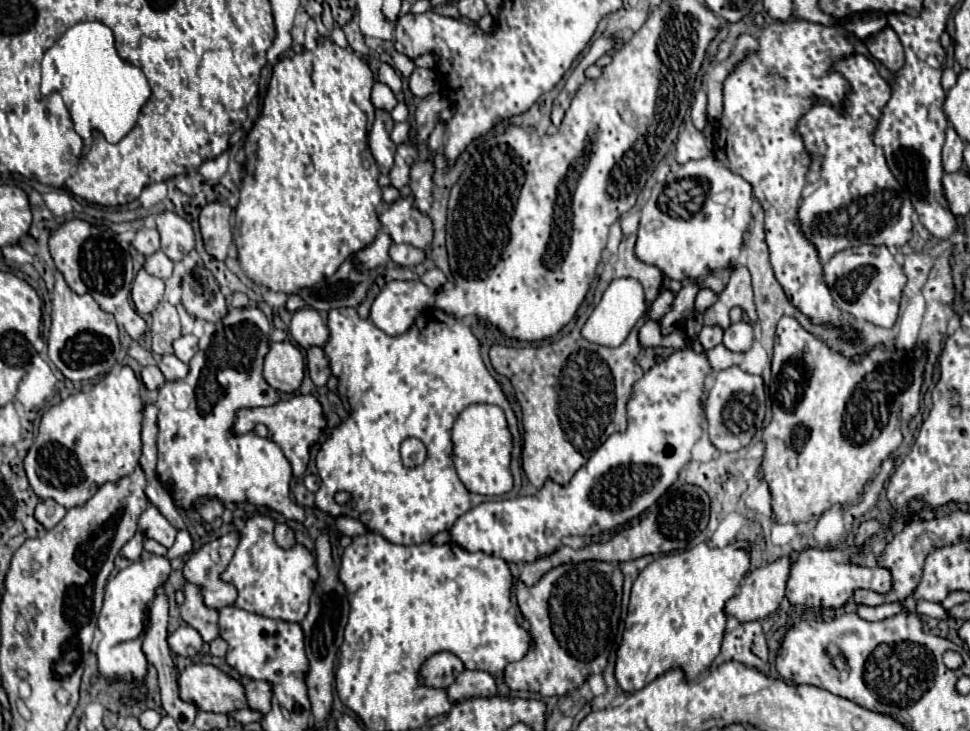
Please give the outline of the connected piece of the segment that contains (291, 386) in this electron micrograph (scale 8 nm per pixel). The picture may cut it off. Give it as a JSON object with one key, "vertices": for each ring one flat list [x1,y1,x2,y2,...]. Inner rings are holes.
{"vertices":[[290,341,270,343,264,359,264,379,282,393,294,393,304,379,304,357]]}

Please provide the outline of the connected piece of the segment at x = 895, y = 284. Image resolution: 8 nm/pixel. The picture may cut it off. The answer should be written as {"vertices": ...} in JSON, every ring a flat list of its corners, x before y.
{"vertices":[[860,245,836,253,824,265,824,279,836,305,844,313,880,327,892,327,896,323,906,275,884,245]]}

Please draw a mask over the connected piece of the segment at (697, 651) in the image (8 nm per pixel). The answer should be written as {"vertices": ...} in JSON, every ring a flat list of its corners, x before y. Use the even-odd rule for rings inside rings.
{"vertices":[[700,543,696,547,669,554,671,555,662,555,660,559,652,561,636,577,632,585,628,615,624,621,624,635,616,651,616,667,614,667,616,683,624,693,634,693,646,687,658,675,676,667,680,667,684,671,686,681,692,683,706,667,710,667,710,663,718,655,724,637,724,625,726,625,724,603,730,597,734,597,740,581,744,579,750,567,748,551,734,549,734,545,728,545,724,549,710,549,706,543]]}

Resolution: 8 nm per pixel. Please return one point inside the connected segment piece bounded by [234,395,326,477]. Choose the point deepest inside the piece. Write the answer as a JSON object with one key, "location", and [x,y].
{"location":[294,425]}

